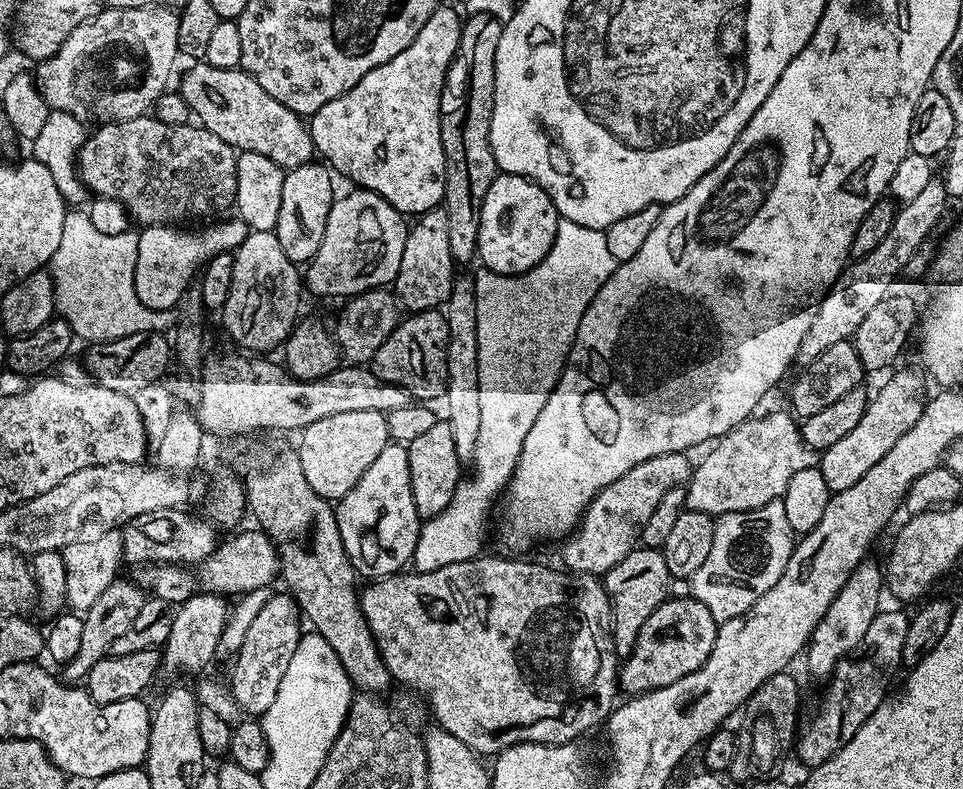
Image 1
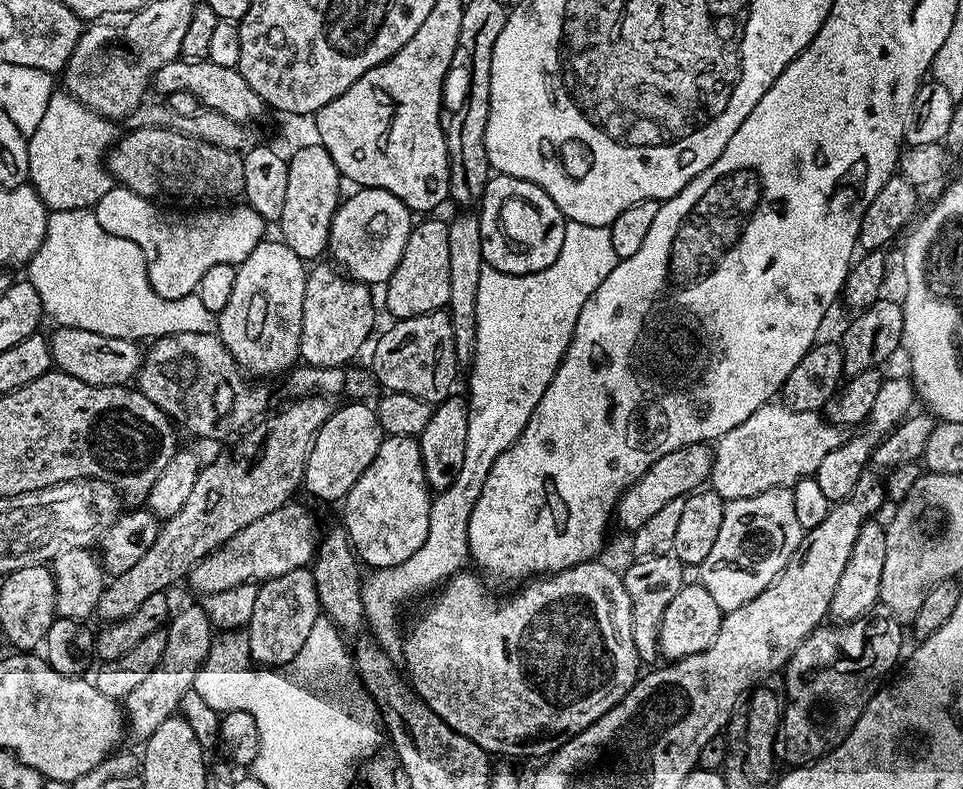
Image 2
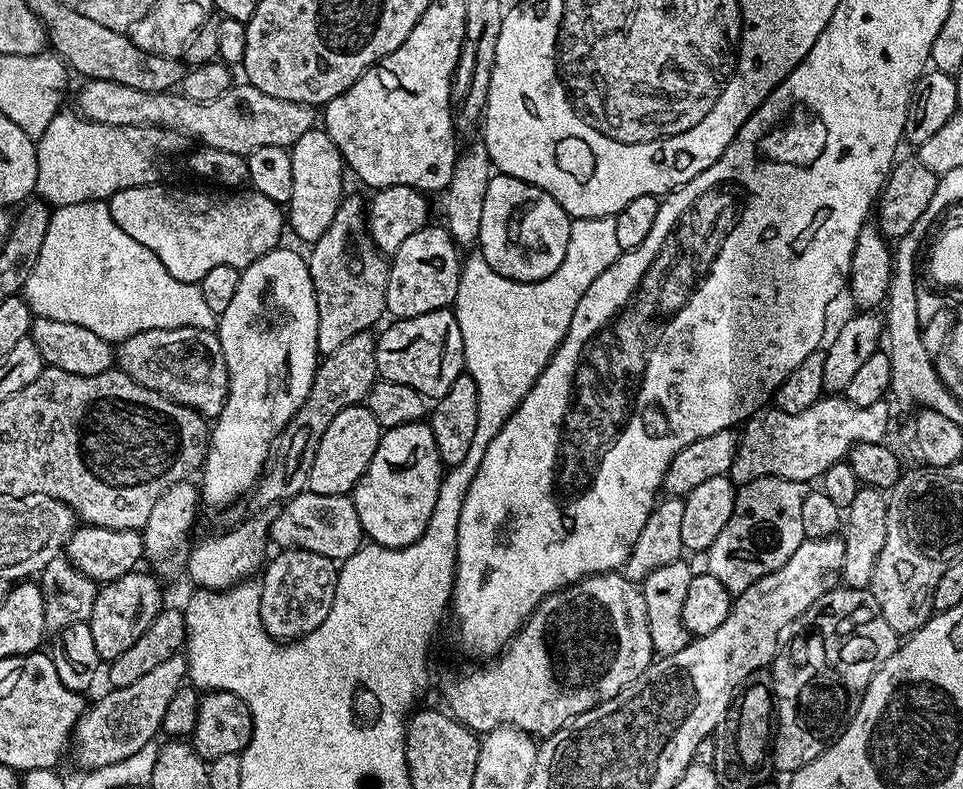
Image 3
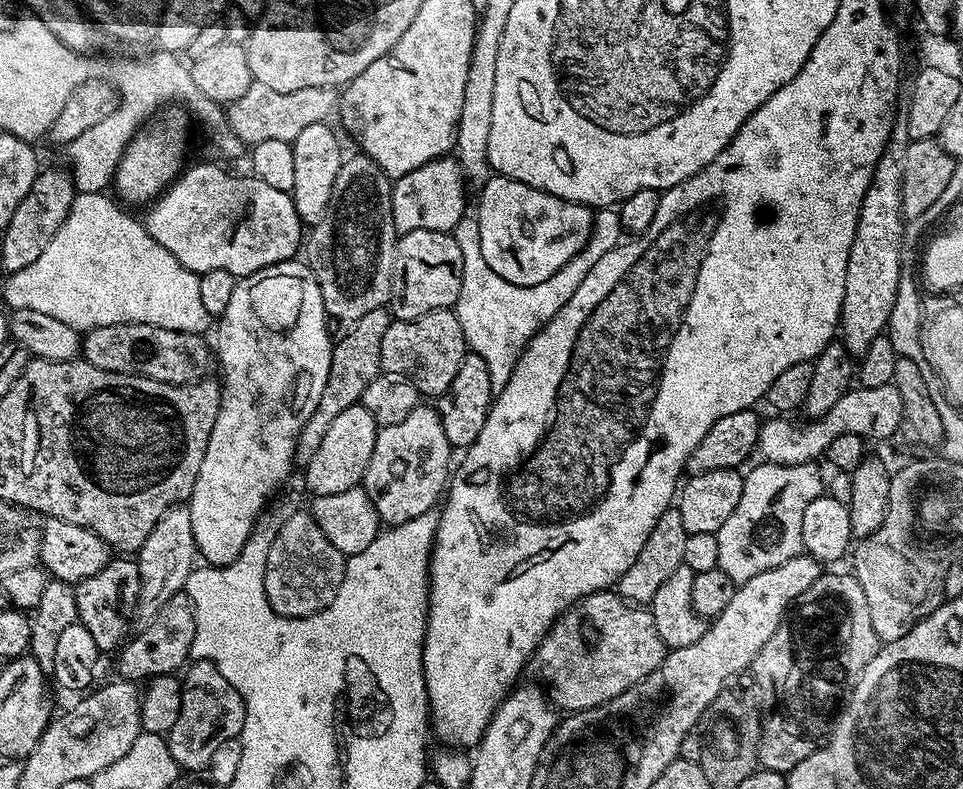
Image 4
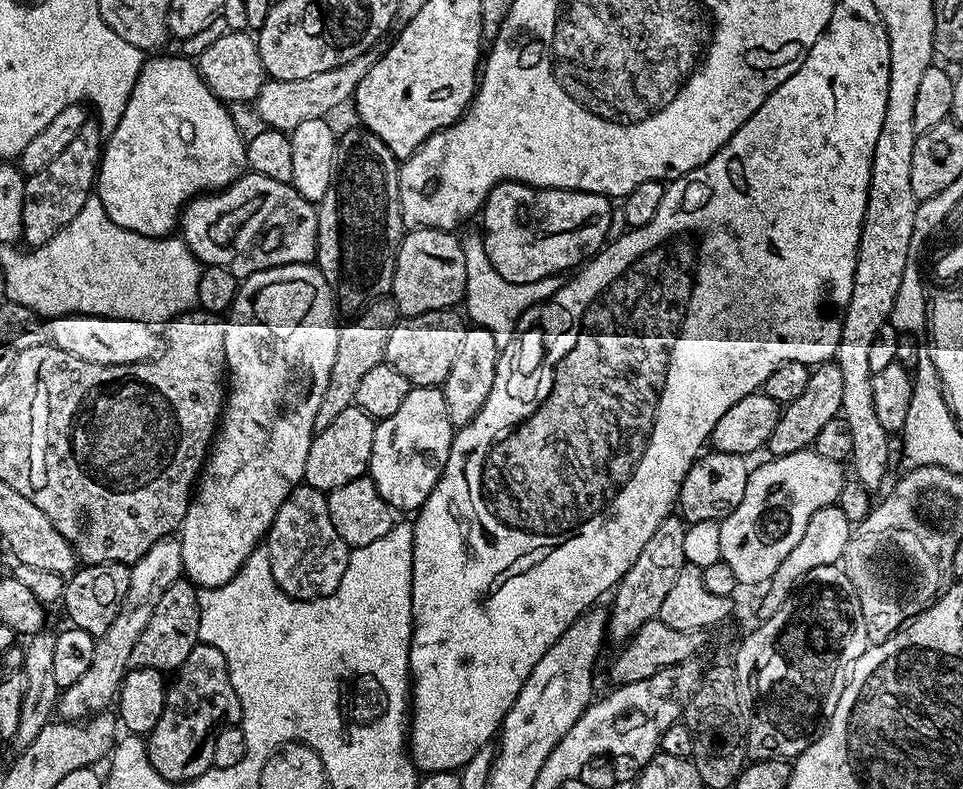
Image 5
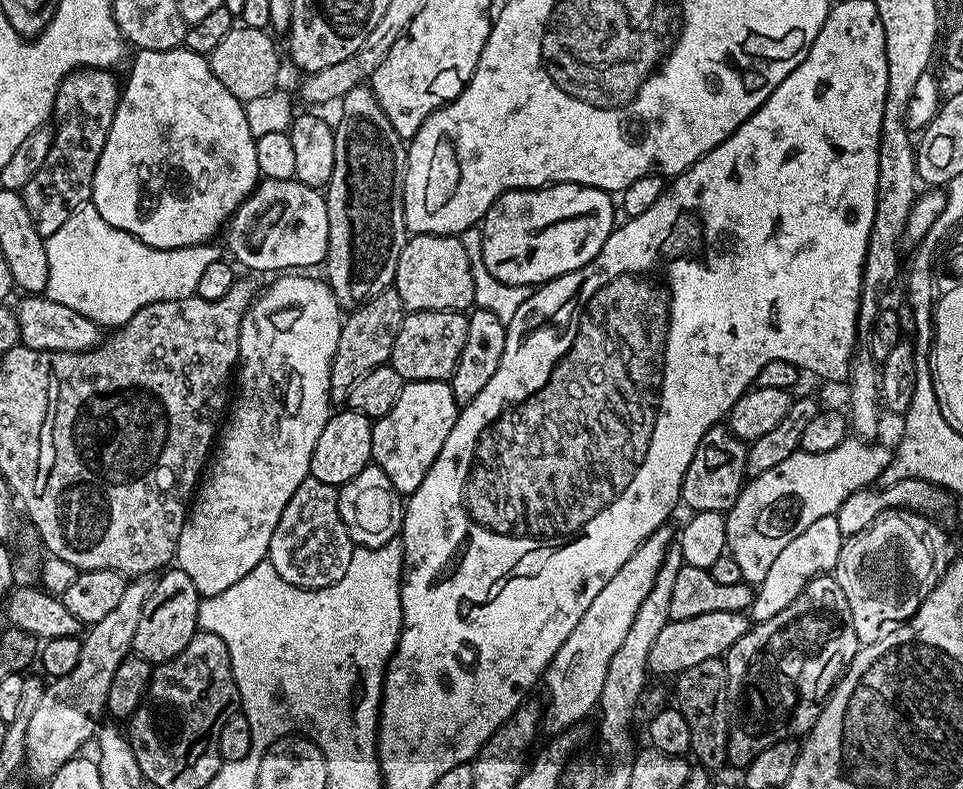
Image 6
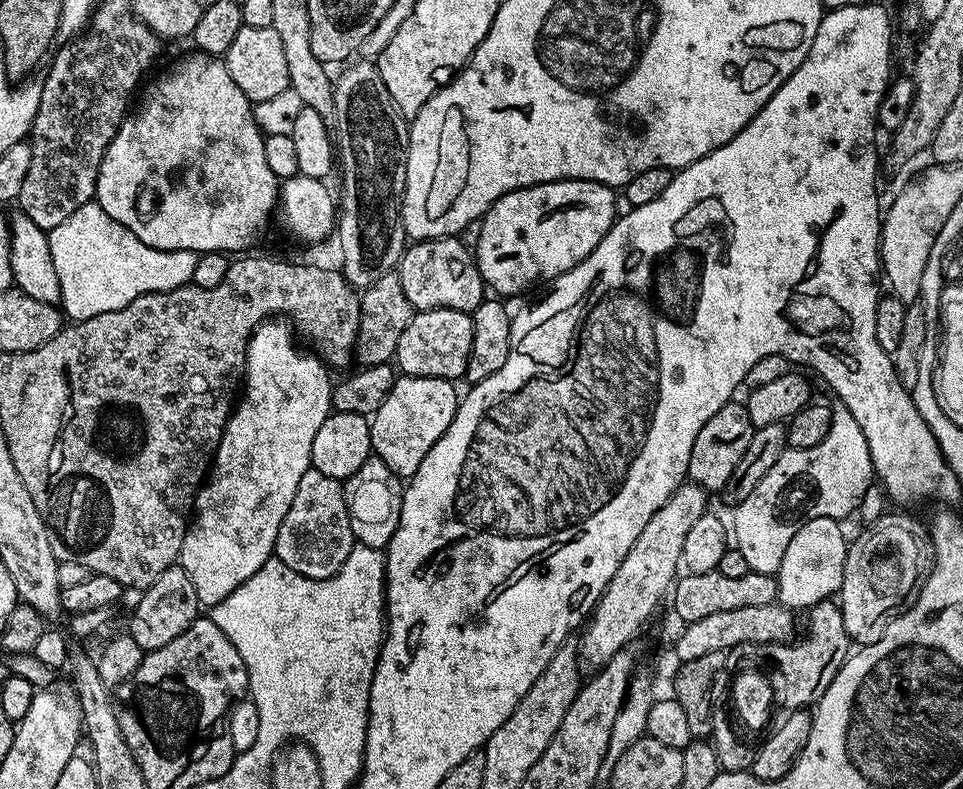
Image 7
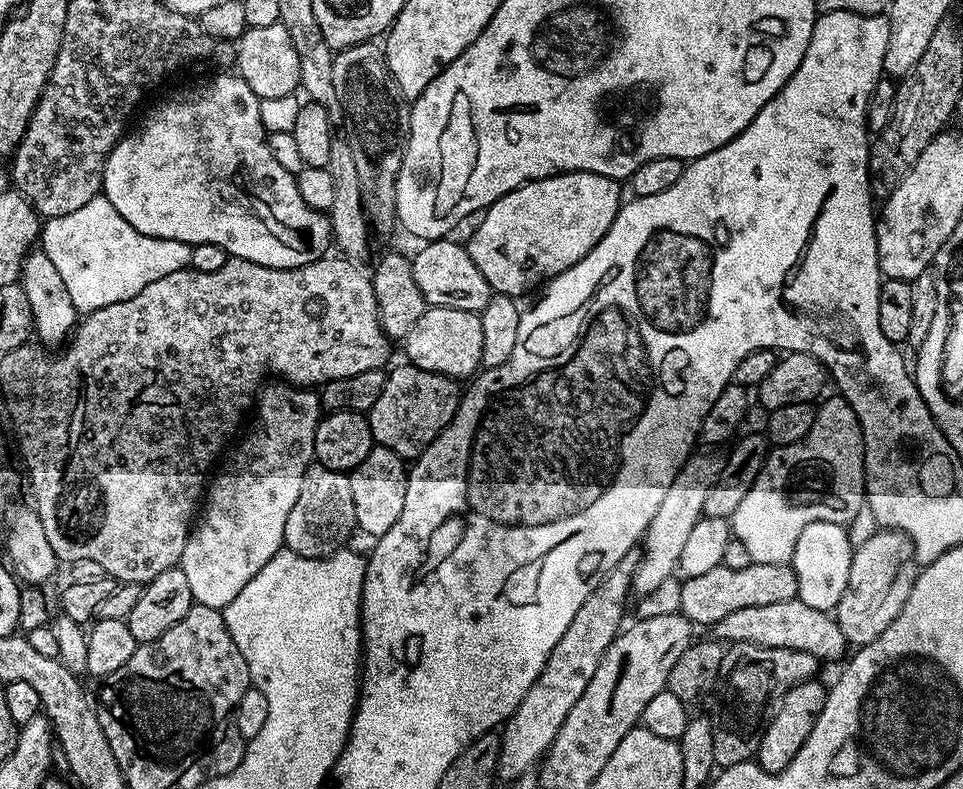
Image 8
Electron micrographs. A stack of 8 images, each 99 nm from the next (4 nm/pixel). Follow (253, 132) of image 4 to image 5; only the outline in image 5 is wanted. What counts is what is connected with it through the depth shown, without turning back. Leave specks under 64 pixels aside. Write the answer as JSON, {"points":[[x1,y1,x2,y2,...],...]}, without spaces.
{"points":[[364,52,358,58,338,66,334,70,322,70,322,74,310,74,310,78,293,80,265,79,262,90,256,95,254,109,260,120,269,128,291,134,301,122,310,122,310,118,323,120,331,117,335,108,351,101,356,95,356,88,366,78,370,66,380,60,380,52]]}

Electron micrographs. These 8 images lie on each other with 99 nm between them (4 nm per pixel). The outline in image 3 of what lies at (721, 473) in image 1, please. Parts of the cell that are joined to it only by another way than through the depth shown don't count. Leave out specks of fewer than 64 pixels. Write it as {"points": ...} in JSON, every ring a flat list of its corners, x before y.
{"points":[[828,394,810,410,802,410,802,414,786,414,775,410,765,411,755,418,749,419,743,425,738,436,736,457,732,463,731,479,737,485,749,484,751,480,757,480,763,476,777,476,783,480,802,480,812,482,812,479,823,477,824,472,830,470,836,463,847,457,850,449,862,442,881,443,888,432,888,423,892,420,892,412,888,409,887,399,874,402,874,406,854,406,843,395]]}

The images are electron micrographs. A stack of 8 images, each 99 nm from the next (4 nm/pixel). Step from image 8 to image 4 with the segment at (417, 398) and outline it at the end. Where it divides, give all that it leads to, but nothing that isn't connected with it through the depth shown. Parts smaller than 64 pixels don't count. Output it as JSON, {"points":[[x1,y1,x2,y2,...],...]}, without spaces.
{"points":[[421,402,414,410,410,410,404,421,395,426,380,428,376,433,374,454,370,454,370,466,366,466,362,487,370,502,374,502,381,525,410,522,410,518,418,518,418,514,433,511,445,495,450,479,448,459,452,455,454,449,446,442,440,413,435,407,428,405,427,408,427,403]]}

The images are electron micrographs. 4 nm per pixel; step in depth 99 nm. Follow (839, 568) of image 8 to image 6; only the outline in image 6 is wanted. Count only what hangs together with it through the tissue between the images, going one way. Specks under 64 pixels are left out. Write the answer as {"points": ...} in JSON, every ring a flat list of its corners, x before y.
{"points":[[823,516,818,518,818,522,806,526,806,530,802,530,802,534,798,534,798,538,789,542,780,551,778,558,774,558,766,578,755,589,750,609,751,619,759,622,774,618,778,610,786,610,786,606,790,606,790,602,794,602,794,598,804,592,805,586,811,582,813,576,831,573,838,562,838,550,842,550,844,537,838,530,835,516]]}

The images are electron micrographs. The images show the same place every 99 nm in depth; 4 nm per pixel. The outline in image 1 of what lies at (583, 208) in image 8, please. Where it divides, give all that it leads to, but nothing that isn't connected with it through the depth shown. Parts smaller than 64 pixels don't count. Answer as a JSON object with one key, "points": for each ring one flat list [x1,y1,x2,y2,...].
{"points":[[497,174,482,202,476,247,479,263,500,276,518,276,530,271,546,258,550,246,554,246,561,218,552,199,534,181,525,176]]}

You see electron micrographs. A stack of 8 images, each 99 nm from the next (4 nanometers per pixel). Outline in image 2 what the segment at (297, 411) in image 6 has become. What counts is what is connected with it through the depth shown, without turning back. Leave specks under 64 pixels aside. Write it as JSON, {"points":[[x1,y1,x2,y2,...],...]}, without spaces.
{"points":[[265,238,260,241,258,246,254,246,254,250,239,264,236,269,236,277,234,278,234,290,230,293,230,302,226,302,226,310,218,313,218,335,220,341,226,346,226,350,230,350,230,354,235,358,236,363,240,365,245,373,253,372,256,378,264,378,260,376,276,376,287,373,300,360,300,339,302,338,302,298,306,290,306,264,305,261,298,258,298,254,294,254,294,250,290,250,290,246,286,246,283,240,279,238]]}

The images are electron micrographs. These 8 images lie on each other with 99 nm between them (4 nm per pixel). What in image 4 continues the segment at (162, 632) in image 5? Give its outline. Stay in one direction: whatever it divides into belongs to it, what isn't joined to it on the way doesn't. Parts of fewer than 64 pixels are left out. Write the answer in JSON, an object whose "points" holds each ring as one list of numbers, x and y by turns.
{"points":[[183,591,174,594,174,598,170,598,170,602,166,602,166,606,162,606,152,621,143,625,139,631,136,637,133,635,119,649,115,657,115,675,125,682,147,682,155,676,179,673,189,663,194,642,194,610,188,593]]}

